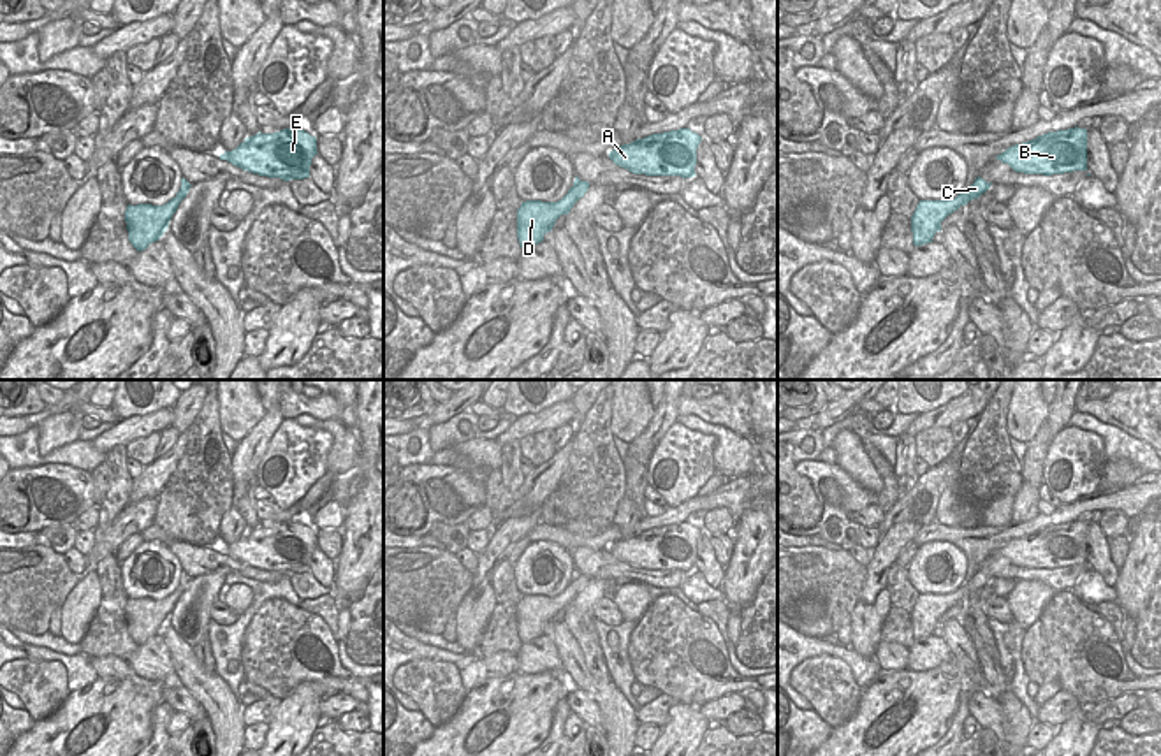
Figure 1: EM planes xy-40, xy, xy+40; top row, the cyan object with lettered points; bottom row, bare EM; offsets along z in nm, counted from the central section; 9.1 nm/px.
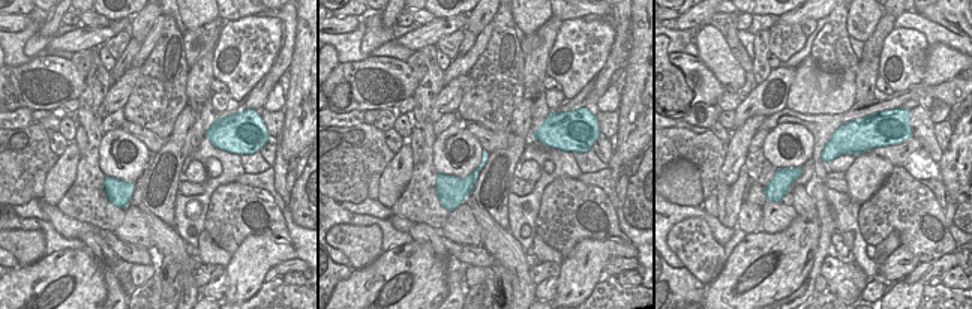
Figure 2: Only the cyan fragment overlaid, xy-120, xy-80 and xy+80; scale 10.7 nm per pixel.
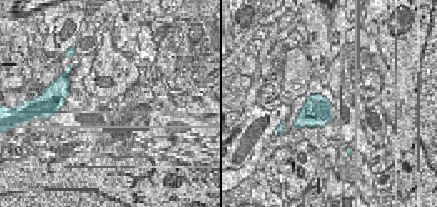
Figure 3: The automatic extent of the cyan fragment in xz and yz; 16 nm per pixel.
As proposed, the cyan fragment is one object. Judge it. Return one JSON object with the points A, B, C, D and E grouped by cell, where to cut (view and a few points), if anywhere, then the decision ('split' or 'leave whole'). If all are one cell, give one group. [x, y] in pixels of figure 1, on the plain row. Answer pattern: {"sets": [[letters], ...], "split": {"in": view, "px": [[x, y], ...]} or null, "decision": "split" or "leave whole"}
{"sets": [["A", "B", "C", "D", "E"]], "split": null, "decision": "leave whole"}

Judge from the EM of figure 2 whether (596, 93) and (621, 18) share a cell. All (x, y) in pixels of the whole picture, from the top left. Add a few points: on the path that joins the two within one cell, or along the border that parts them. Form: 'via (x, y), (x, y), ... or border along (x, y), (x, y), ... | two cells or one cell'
via (605, 75), (618, 57), (621, 36) | one cell

